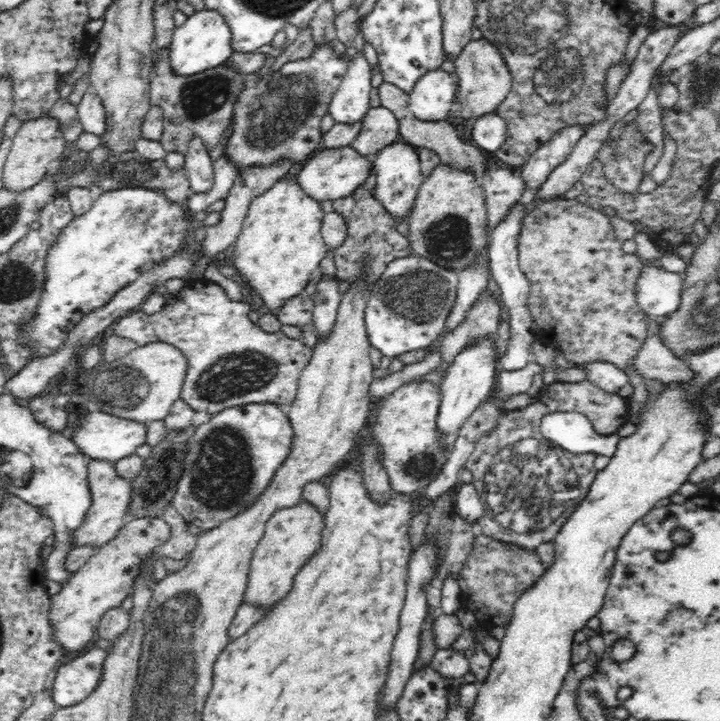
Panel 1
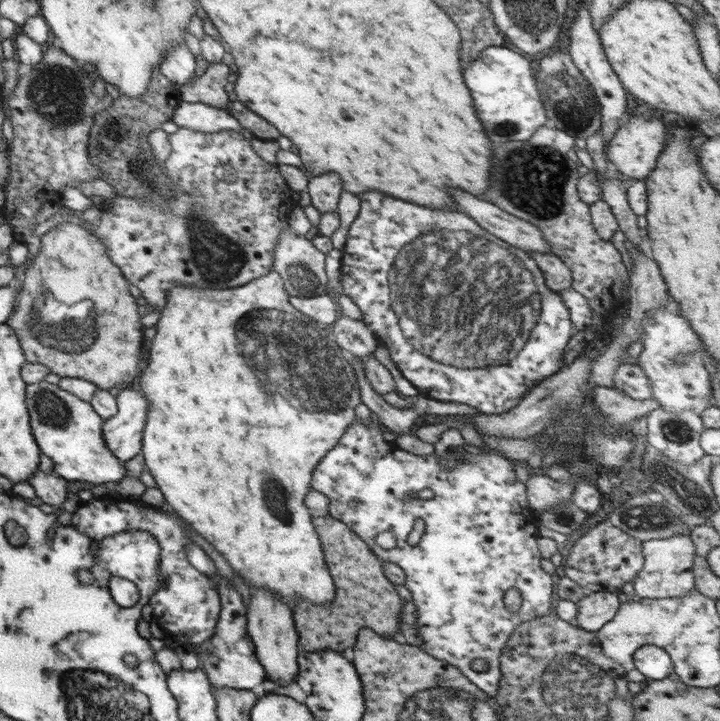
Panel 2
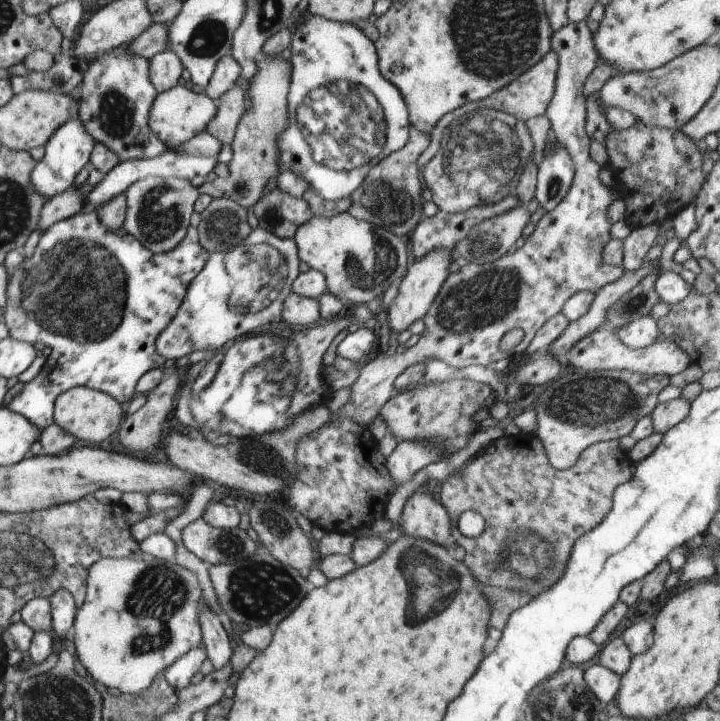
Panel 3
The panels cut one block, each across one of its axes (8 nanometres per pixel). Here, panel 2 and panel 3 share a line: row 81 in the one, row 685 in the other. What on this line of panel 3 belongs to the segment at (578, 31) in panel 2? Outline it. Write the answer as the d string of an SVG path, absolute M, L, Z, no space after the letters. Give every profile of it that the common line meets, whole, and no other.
M594 664L584 671L584 680L586 680L588 688L603 704L608 704L618 696L620 677L620 675L600 664Z

